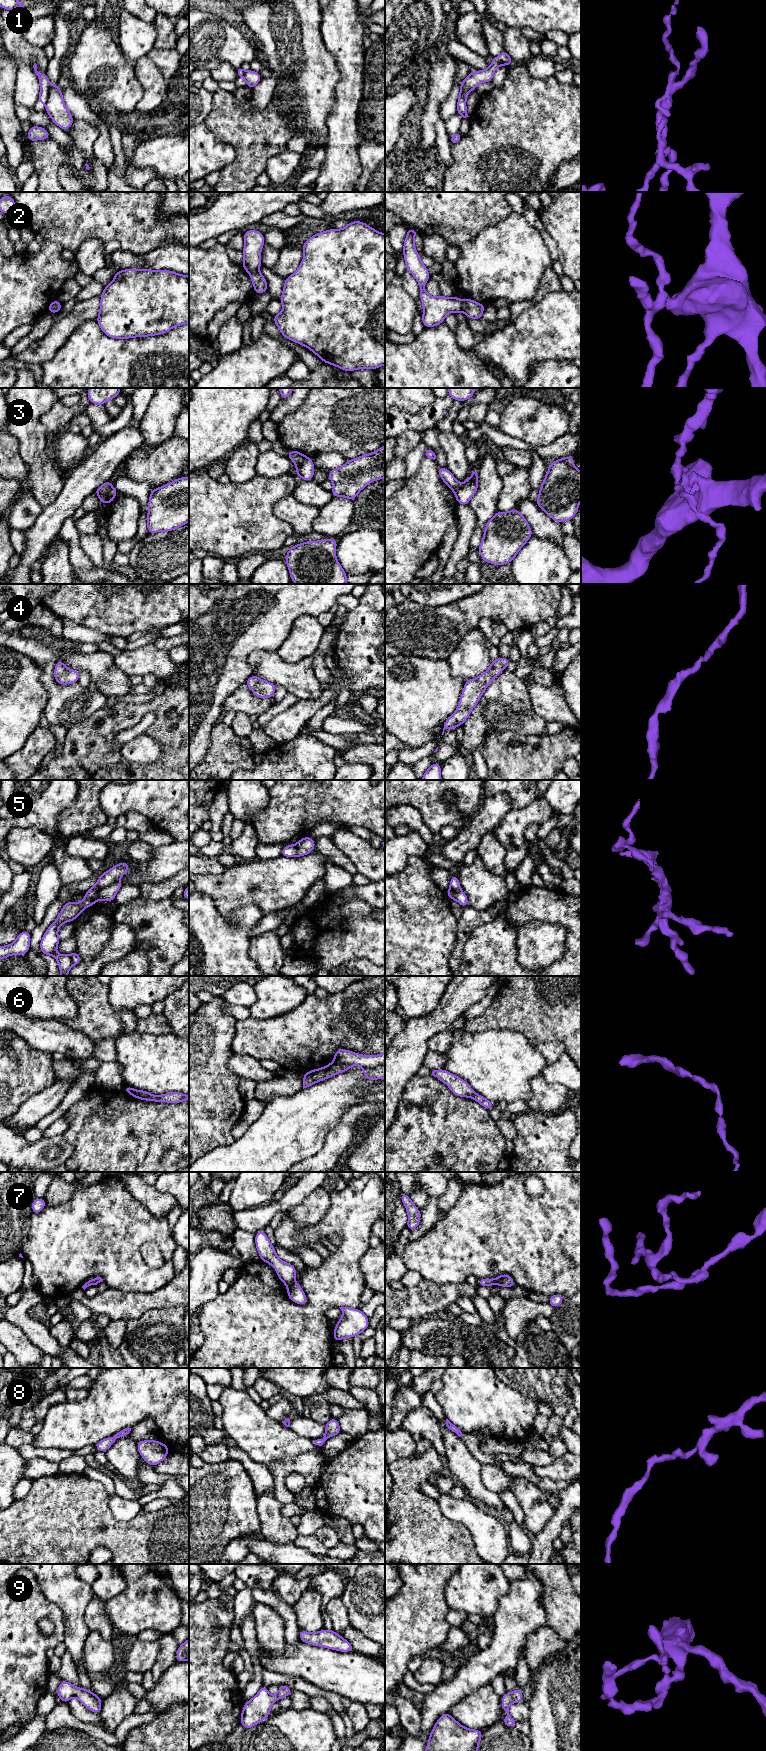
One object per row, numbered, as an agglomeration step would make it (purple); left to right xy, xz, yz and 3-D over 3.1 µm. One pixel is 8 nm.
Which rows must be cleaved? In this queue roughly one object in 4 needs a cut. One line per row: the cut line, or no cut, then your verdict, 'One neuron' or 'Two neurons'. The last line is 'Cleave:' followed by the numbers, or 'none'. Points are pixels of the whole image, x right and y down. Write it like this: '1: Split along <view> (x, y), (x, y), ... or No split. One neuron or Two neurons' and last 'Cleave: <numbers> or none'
1: Split along xy (50, 84), (48, 99), (45, 103). Two neurons
2: Split along yz (464, 301), (464, 308), (462, 310). Two neurons
3: Split along xy (111, 485), (98, 496). Two neurons
4: No split. One neuron
5: Split along xy (117, 880), (103, 886), (99, 891), (98, 899). Two neurons
6: No split. One neuron
7: Split along xz (294, 1281), (286, 1285). Two neurons
8: No split. One neuron
9: No split. One neuron
Cleave: 1, 2, 3, 5, 7

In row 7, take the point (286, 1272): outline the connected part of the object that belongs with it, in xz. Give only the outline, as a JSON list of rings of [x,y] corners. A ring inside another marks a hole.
[[[264,1230],[255,1233],[255,1245],[260,1256],[260,1260],[274,1267],[281,1282],[286,1286],[295,1282],[297,1271],[296,1267],[291,1263],[282,1261],[277,1256],[274,1246],[269,1241]]]

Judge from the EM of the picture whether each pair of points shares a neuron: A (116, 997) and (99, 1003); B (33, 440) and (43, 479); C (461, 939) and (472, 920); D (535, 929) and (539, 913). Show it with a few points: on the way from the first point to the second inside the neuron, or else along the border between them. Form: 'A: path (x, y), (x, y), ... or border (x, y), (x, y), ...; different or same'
A: border (108, 986), (110, 1004), (117, 1010), (130, 1010); different
B: path (33, 450), (43, 469); same
C: path (463, 934), (467, 925); same
D: border (560, 925), (529, 921), (521, 924), (516, 932); different

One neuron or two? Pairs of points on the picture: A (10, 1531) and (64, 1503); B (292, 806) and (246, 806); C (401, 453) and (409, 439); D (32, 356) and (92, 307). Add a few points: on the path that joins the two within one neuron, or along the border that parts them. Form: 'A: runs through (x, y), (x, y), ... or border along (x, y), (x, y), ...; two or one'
A: runs through (23, 1531), (36, 1531), (51, 1516); one
B: border along (268, 790), (268, 805), (259, 810), (251, 822); two
C: runs through (401, 450), (406, 442); one
D: runs through (47, 346), (77, 316); one

